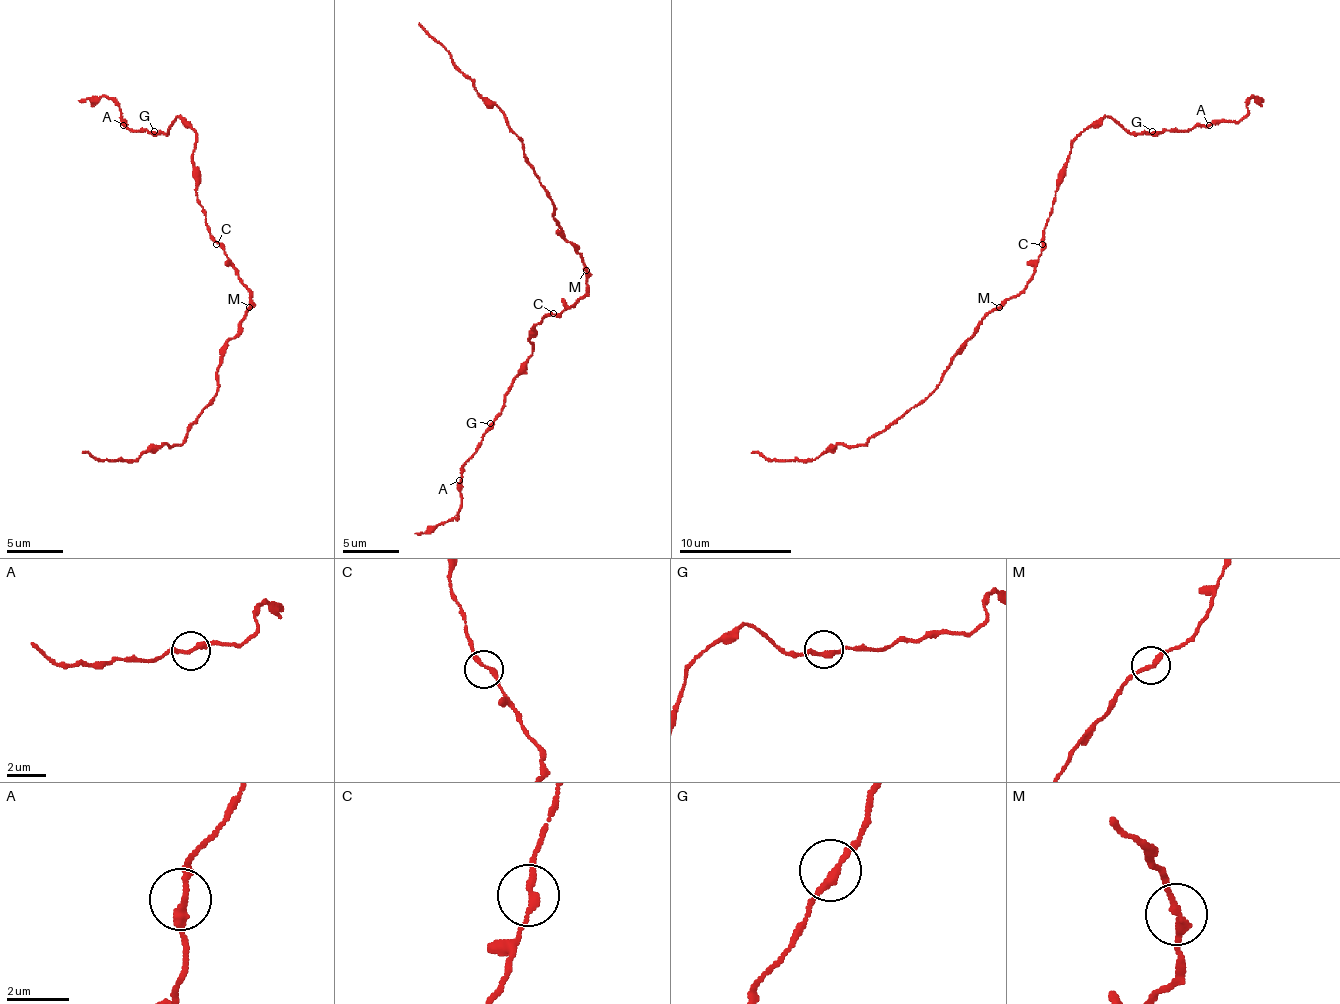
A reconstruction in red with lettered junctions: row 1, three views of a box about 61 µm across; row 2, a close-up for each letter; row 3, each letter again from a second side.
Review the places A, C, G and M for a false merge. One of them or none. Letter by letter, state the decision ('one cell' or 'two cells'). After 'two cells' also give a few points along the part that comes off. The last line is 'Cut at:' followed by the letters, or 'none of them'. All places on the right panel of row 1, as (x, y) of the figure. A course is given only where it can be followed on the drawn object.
A: one cell
C: one cell
G: one cell
M: one cell
Cut at: none of them

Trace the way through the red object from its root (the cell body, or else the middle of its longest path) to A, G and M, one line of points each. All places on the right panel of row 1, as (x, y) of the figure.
A: (1033, 269), (1059, 170), (1070, 145), (1087, 128), (1104, 117), (1138, 134), (1209, 125)
G: (1033, 269), (1042, 252), (1056, 179), (1070, 153), (1070, 145), (1104, 117), (1112, 117), (1138, 134), (1152, 131)
M: (1033, 269), (1030, 281), (999, 306)

